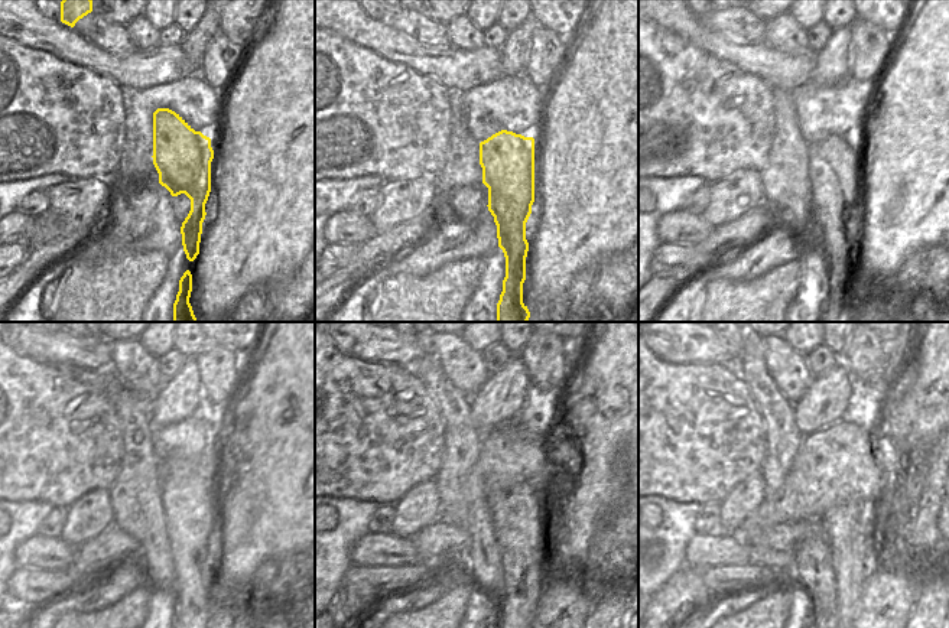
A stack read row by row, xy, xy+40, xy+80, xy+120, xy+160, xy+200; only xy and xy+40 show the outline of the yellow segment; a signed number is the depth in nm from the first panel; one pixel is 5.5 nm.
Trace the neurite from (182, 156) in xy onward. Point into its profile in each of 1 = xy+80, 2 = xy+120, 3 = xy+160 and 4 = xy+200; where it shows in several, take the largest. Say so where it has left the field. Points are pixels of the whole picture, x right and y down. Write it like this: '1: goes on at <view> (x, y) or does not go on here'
1: goes on at xy+80 (834, 163)
2: goes on at xy+120 (189, 504)
3: goes on at xy+160 (513, 510)
4: goes on at xy+200 (851, 570)

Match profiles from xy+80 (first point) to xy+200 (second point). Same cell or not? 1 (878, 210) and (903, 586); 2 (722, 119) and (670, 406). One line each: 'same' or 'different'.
1: different
2: same

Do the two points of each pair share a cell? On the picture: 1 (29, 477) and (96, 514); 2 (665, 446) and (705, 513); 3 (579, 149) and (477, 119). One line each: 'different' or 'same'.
1: different
2: different
3: different

